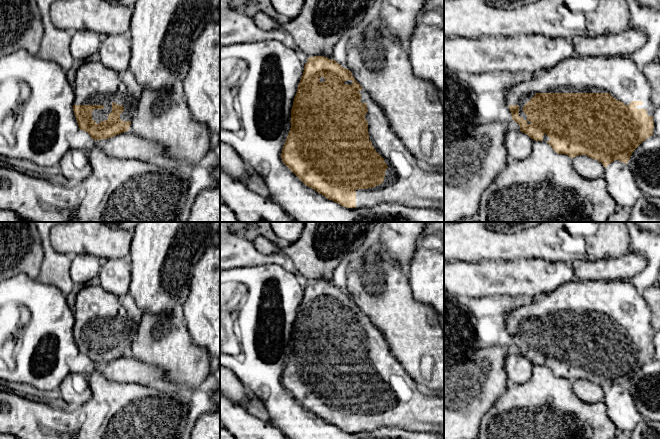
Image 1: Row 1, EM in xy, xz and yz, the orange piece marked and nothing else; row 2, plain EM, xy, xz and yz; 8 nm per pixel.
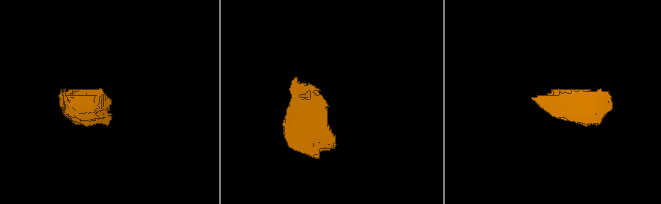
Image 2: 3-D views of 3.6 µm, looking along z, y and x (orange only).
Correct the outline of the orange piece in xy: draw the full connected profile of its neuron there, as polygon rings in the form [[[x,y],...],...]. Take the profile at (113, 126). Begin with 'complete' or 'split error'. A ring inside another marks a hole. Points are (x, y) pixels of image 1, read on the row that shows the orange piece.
split error | [[[85,61],[76,72],[73,88],[75,90],[73,111],[79,129],[87,132],[93,140],[108,139],[129,130],[135,101],[119,73],[101,62]]]

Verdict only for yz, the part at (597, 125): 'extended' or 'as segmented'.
extended

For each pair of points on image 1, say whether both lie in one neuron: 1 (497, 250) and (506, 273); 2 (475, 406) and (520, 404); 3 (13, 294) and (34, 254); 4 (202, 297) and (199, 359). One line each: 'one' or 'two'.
1: two
2: two
3: two
4: two

